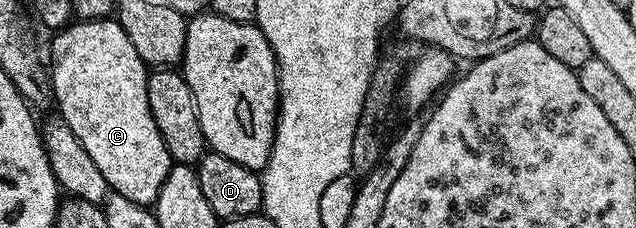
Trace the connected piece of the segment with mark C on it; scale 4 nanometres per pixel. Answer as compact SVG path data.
M109 17L91 22L75 21L66 29L57 31L53 38L48 69L57 113L66 121L68 128L76 132L76 140L84 144L84 152L92 156L96 168L100 168L100 176L104 176L113 193L132 200L132 204L153 207L160 196L160 188L164 188L172 159L168 148L164 148L156 120L152 120L152 108L148 108L148 67L140 60L136 48L132 48L128 32L124 32L117 20Z

